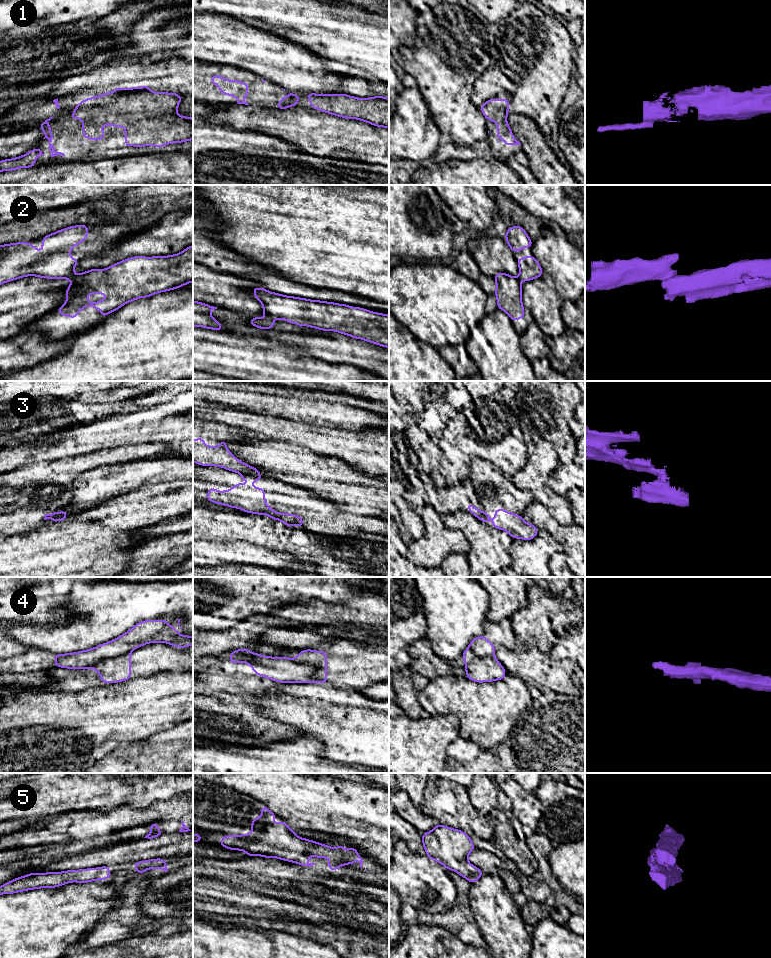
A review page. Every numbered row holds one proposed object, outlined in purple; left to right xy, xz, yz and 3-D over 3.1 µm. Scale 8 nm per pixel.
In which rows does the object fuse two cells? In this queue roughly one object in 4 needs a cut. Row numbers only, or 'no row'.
2, 3, 4

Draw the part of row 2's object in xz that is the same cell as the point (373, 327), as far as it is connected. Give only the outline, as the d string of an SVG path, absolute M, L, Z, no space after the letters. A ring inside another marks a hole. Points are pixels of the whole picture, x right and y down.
M254 287L264 315L299 326L336 331L389 348L389 315L346 304L309 300Z

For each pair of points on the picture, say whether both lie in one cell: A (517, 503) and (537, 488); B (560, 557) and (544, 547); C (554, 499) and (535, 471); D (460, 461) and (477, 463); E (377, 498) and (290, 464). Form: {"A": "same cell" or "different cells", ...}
{"A": "different cells", "B": "different cells", "C": "same cell", "D": "different cells", "E": "same cell"}

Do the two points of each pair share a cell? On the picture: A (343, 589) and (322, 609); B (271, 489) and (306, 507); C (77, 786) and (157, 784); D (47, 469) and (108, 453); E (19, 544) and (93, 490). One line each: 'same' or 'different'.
A: different
B: same
C: same
D: same
E: different

